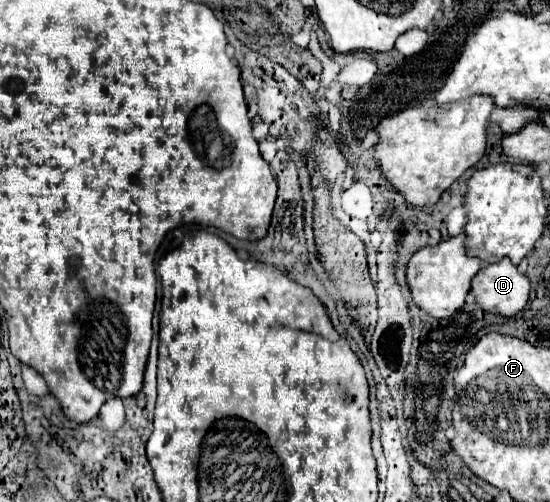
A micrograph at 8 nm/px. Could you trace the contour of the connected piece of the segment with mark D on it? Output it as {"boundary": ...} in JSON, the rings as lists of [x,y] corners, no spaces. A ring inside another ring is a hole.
{"boundary":[[[508,258],[482,266],[472,278],[472,292],[480,308],[502,316],[514,316],[520,312],[528,302],[530,288],[530,278]]]}

